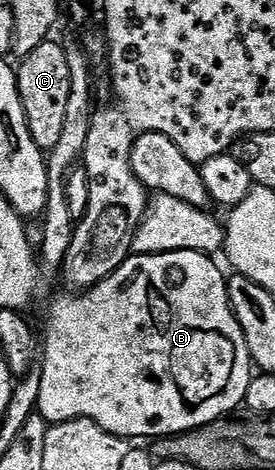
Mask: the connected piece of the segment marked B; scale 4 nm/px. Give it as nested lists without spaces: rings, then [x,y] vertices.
[[[168,251],[162,255],[130,254],[115,273],[111,273],[99,285],[88,288],[84,293],[61,295],[49,307],[49,320],[43,331],[43,358],[40,360],[41,384],[37,411],[46,423],[66,423],[72,419],[93,419],[95,425],[107,429],[107,433],[118,435],[126,441],[149,439],[156,441],[167,435],[182,435],[196,427],[207,425],[216,419],[232,416],[233,411],[245,402],[245,394],[251,385],[255,368],[247,349],[247,341],[229,300],[229,284],[226,272],[221,272],[213,264],[210,256],[198,251]]]

